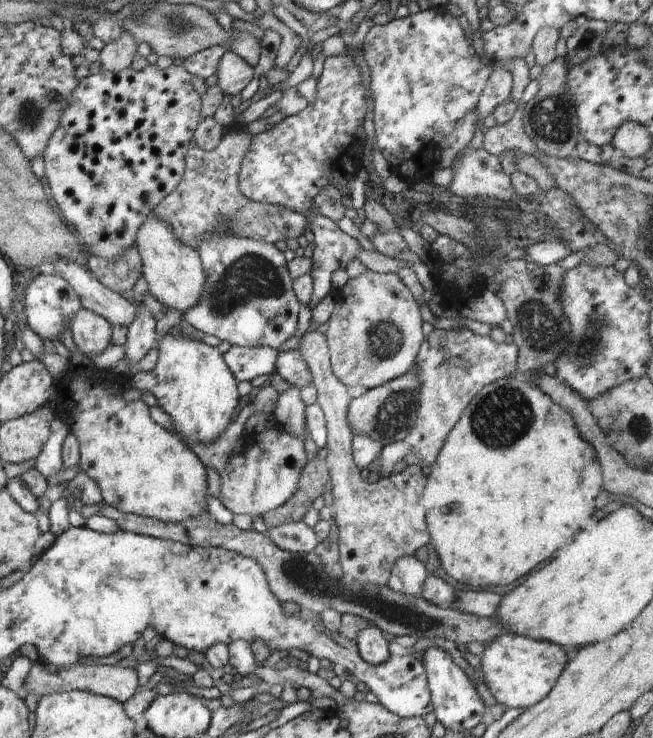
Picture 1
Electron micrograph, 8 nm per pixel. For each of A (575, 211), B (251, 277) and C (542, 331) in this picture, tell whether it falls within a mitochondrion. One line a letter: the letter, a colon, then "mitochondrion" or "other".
A: other
B: mitochondrion
C: mitochondrion

